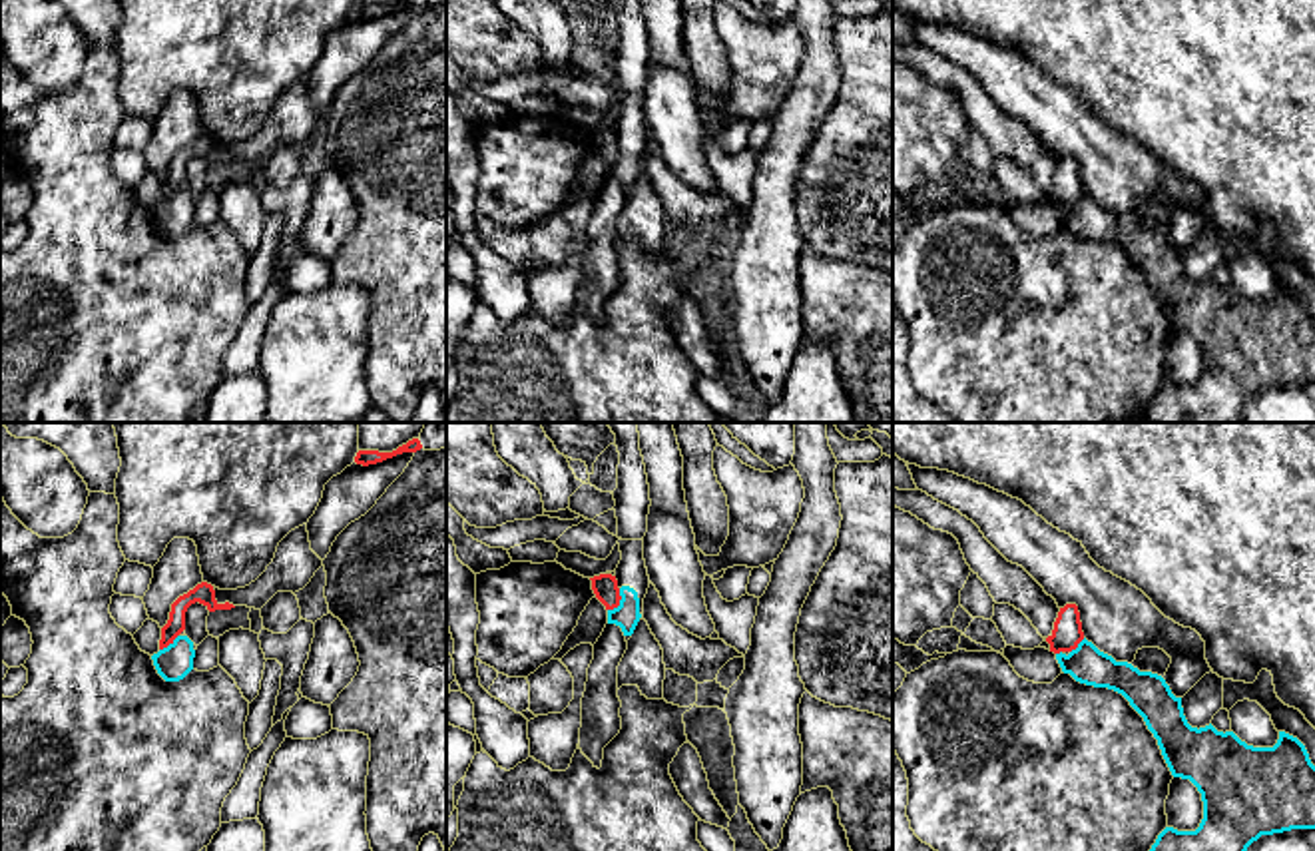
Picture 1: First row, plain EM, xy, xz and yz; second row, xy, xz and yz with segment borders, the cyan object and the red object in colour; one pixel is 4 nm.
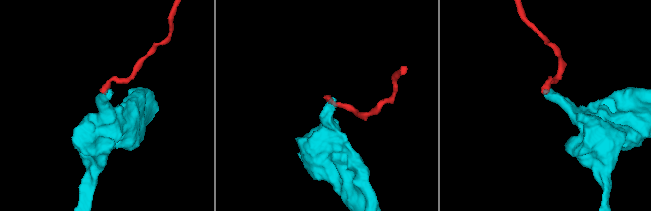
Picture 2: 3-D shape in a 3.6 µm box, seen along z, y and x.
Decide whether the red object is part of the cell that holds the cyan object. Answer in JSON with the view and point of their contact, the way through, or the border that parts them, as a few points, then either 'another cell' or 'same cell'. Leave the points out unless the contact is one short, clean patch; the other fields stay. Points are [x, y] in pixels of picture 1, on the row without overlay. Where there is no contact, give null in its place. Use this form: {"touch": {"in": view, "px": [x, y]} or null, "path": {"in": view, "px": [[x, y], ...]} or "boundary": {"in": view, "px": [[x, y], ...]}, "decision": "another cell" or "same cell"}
{"touch": {"in": "xz", "px": [620, 156]}, "boundary": {"in": "xz", "px": [[620, 142], [620, 156], [608, 164]]}, "decision": "another cell"}

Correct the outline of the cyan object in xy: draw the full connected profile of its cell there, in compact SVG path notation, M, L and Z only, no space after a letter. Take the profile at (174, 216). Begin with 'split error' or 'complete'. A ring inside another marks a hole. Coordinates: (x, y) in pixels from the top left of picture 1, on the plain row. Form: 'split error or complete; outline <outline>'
complete; outline M177 189L167 201L151 209L157 227L165 235L179 235L193 223L193 195L187 189Z

